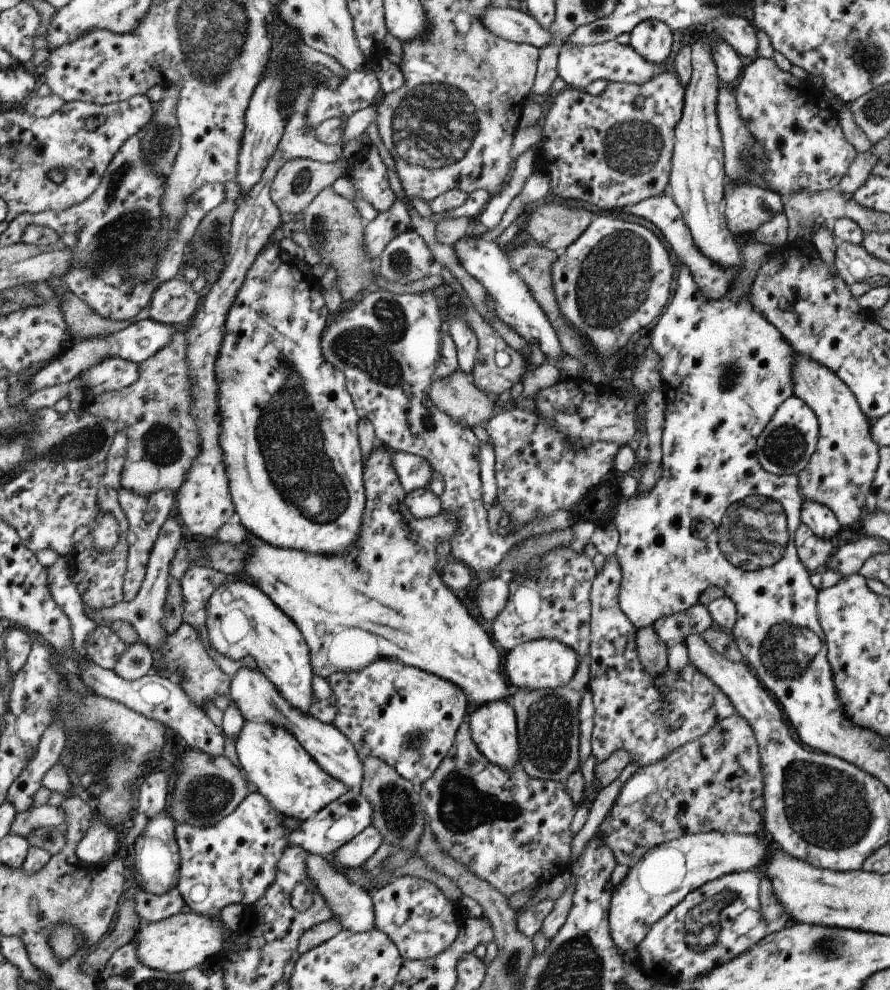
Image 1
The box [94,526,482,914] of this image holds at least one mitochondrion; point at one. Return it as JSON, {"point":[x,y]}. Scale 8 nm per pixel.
{"point":[206,796]}

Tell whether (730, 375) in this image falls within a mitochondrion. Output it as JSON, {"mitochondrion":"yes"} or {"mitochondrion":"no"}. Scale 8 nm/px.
{"mitochondrion":"yes"}

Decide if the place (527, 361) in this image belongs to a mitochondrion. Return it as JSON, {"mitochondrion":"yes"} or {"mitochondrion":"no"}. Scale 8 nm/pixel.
{"mitochondrion":"no"}

